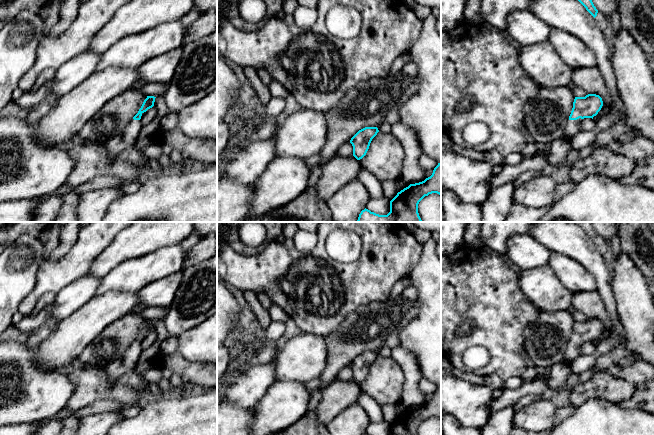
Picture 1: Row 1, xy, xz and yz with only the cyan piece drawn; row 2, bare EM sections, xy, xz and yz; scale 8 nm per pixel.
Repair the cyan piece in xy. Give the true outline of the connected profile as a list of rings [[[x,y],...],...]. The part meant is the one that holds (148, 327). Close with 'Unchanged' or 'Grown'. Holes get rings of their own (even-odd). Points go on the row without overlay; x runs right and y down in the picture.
[[[147,320],[138,337],[124,352],[123,356],[102,367],[111,383],[117,382],[124,374],[134,370],[142,352],[141,340],[154,330],[155,322],[154,320]]]. Grown

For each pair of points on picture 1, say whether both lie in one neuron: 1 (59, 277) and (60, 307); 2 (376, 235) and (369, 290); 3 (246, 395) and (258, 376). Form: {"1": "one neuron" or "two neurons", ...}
{"1": "two neurons", "2": "one neuron", "3": "one neuron"}

